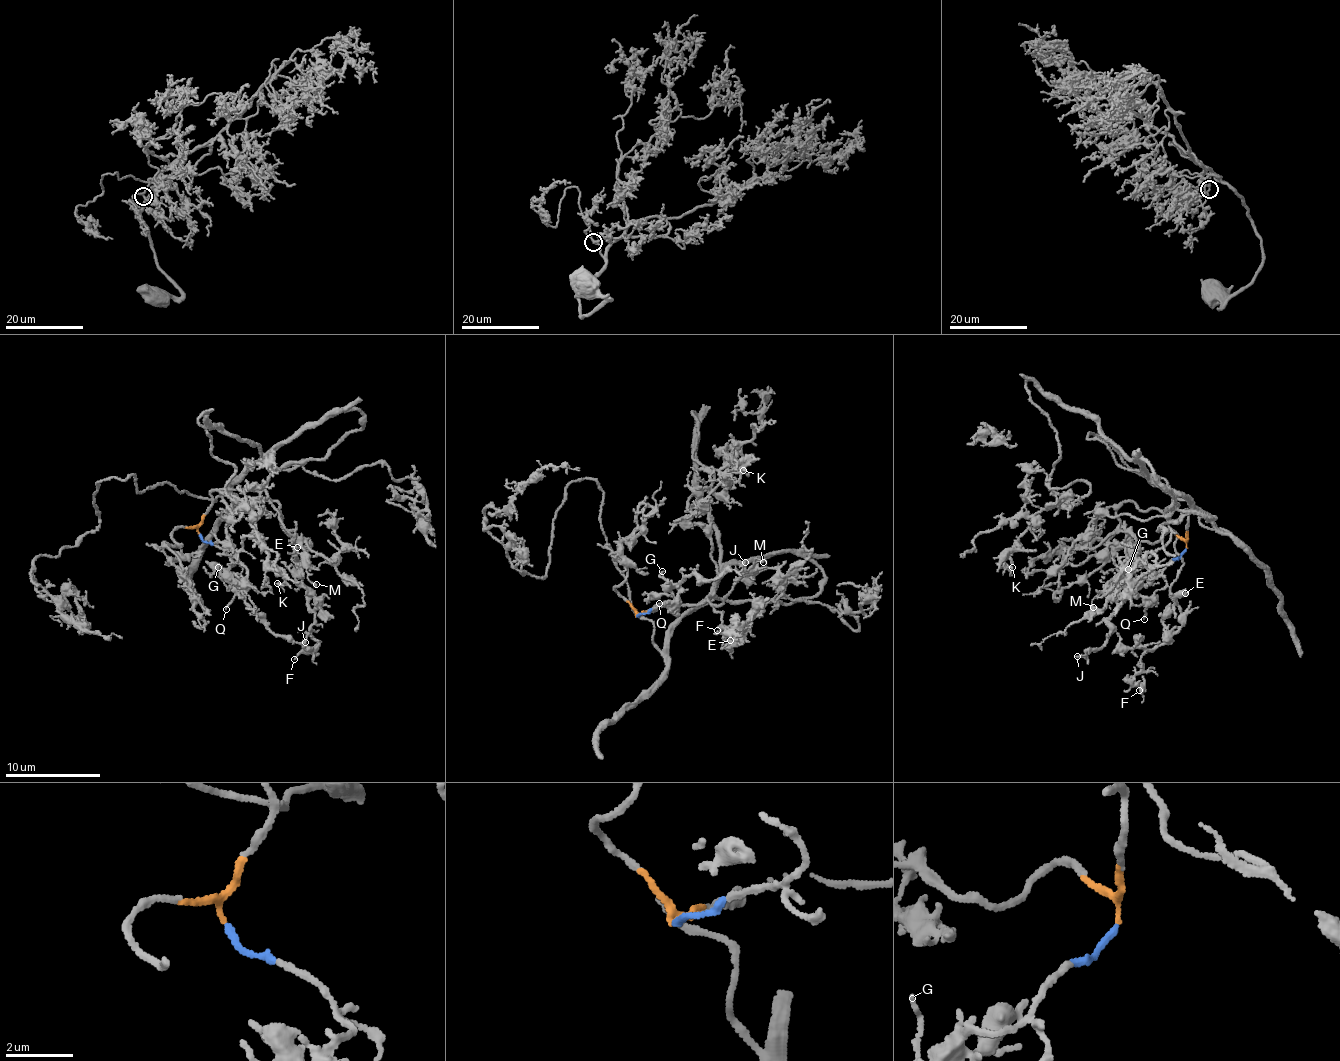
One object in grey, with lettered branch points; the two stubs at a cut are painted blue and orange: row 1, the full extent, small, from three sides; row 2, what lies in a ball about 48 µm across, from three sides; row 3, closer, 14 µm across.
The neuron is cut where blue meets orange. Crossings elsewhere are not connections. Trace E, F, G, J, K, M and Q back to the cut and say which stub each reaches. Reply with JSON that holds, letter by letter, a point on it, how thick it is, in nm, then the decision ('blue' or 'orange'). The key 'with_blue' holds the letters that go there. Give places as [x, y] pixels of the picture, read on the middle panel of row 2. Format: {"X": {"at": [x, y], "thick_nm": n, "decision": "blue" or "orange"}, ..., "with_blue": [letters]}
{"E": {"at": [730, 640], "thick_nm": 140, "decision": "orange"}, "F": {"at": [717, 630], "thick_nm": 140, "decision": "orange"}, "G": {"at": [662, 571], "thick_nm": 120, "decision": "blue"}, "J": {"at": [745, 562], "thick_nm": 120, "decision": "blue"}, "K": {"at": [743, 470], "thick_nm": 120, "decision": "orange"}, "M": {"at": [763, 562], "thick_nm": 170, "decision": "orange"}, "Q": {"at": [659, 603], "thick_nm": 140, "decision": "blue"}, "with_blue": ["G", "J", "Q"]}

